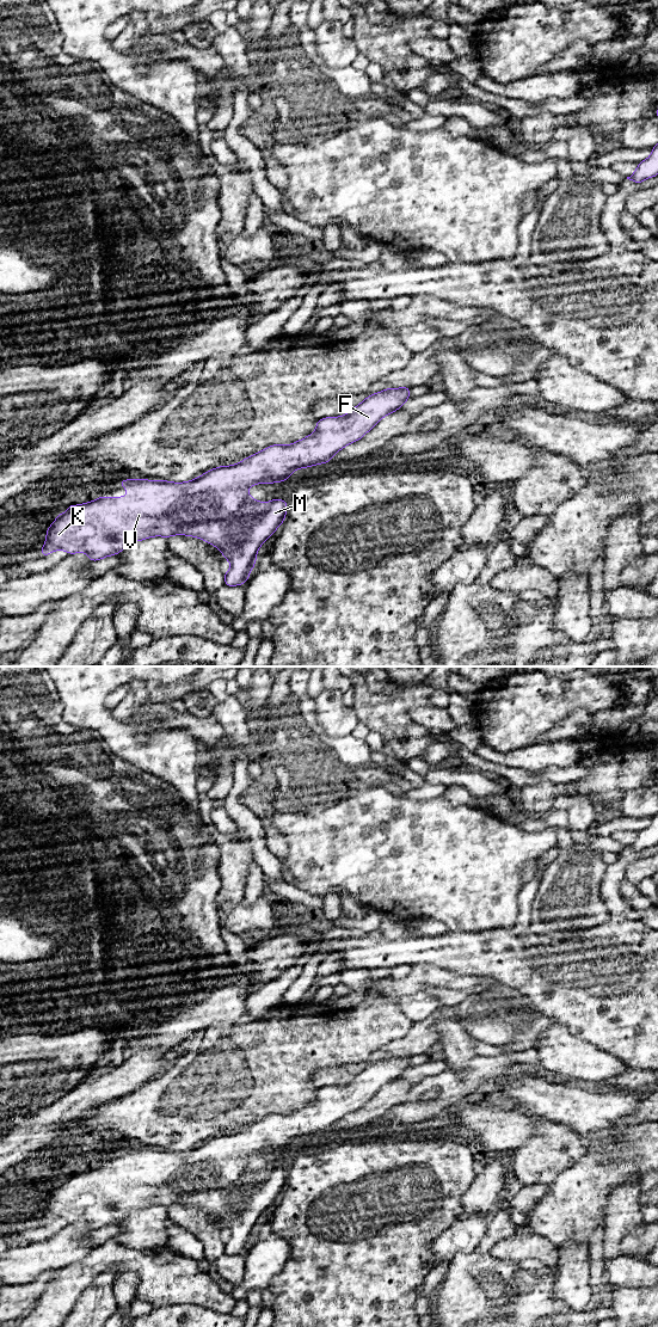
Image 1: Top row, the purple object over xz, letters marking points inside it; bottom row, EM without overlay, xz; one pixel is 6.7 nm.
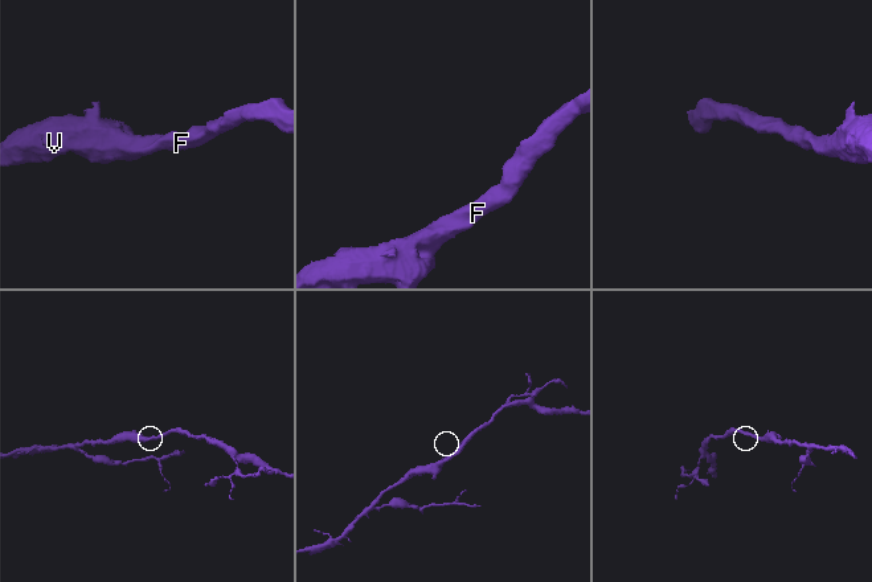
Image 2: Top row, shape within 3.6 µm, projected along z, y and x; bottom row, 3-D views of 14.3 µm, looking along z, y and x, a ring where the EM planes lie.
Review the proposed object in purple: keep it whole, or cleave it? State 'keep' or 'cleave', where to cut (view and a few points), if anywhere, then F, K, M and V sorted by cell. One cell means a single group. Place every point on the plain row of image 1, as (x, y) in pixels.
keep; cut none; groups F K M V

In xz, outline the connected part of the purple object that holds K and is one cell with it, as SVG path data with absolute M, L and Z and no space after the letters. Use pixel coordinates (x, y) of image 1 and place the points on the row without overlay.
M401 1056L401 1057L386 1057L382 1061L370 1063L365 1069L363 1069L359 1074L353 1076L348 1083L340 1085L340 1086L326 1086L318 1088L315 1101L312 1104L308 1104L303 1108L300 1108L297 1111L294 1111L288 1114L282 1113L272 1113L267 1116L266 1118L251 1124L246 1128L244 1128L240 1132L232 1134L232 1135L221 1135L216 1136L214 1138L210 1138L205 1142L203 1142L201 1145L192 1148L186 1151L172 1151L166 1149L146 1149L146 1148L125 1148L118 1151L119 1156L127 1156L128 1157L128 1165L127 1166L104 1166L100 1165L98 1168L79 1174L68 1174L66 1182L59 1182L54 1192L47 1197L47 1206L44 1215L41 1218L41 1225L49 1224L51 1221L57 1218L63 1218L68 1223L75 1223L78 1221L86 1221L87 1227L91 1230L100 1229L109 1224L116 1224L119 1221L122 1221L127 1214L130 1210L142 1210L152 1205L165 1205L168 1208L172 1204L187 1204L187 1205L195 1205L199 1206L203 1210L209 1211L210 1214L217 1216L223 1222L223 1228L228 1228L230 1230L230 1237L227 1242L223 1242L225 1246L225 1254L228 1255L235 1255L235 1254L244 1254L246 1249L250 1246L251 1239L254 1236L256 1229L257 1229L257 1220L259 1216L275 1202L275 1199L283 1192L284 1186L287 1184L287 1169L284 1168L271 1168L269 1172L260 1172L258 1168L253 1168L251 1165L247 1163L247 1159L254 1154L254 1153L271 1153L271 1151L281 1151L287 1148L289 1148L289 1144L299 1138L299 1137L306 1137L314 1134L320 1132L327 1132L330 1131L330 1128L340 1118L343 1118L345 1114L353 1112L358 1108L361 1108L369 1099L371 1099L385 1085L395 1081L400 1077L400 1075L406 1071L410 1068L410 1058L412 1056Z

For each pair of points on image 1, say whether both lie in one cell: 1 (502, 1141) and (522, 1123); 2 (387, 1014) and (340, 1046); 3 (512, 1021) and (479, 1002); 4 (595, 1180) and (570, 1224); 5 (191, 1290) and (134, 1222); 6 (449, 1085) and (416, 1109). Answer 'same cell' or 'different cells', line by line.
1: same cell
2: same cell
3: same cell
4: same cell
5: different cells
6: same cell

